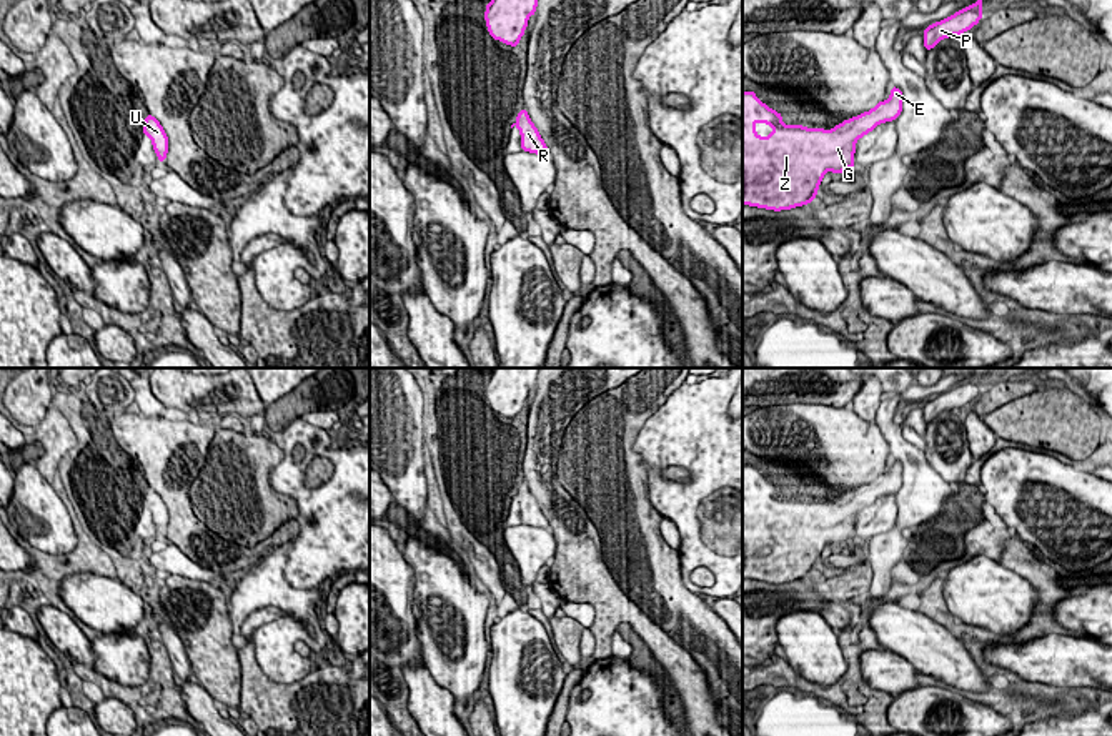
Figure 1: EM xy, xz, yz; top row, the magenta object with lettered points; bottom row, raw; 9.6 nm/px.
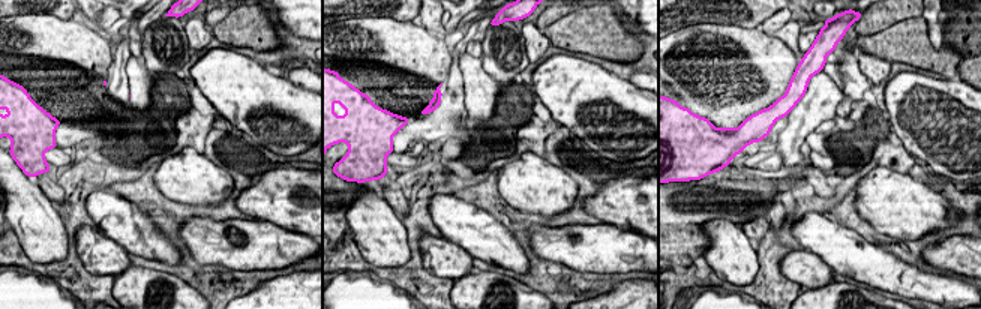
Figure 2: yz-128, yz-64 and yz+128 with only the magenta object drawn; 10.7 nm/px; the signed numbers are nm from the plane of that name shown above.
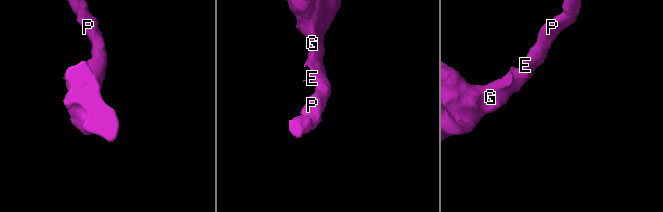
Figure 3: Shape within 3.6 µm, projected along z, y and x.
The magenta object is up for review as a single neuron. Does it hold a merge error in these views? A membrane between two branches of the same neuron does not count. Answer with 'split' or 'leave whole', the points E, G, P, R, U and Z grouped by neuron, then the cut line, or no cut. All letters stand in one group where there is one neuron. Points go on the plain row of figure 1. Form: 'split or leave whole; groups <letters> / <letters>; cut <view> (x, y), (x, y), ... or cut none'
leave whole; groups E G P R U Z; cut none

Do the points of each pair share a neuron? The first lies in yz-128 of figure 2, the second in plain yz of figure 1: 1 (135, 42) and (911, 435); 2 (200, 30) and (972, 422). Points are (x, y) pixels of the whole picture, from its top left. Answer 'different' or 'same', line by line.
1: same
2: same

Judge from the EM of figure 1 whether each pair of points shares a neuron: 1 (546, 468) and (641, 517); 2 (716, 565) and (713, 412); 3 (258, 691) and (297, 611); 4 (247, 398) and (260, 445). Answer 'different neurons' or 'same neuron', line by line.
1: different neurons
2: same neuron
3: different neurons
4: different neurons

